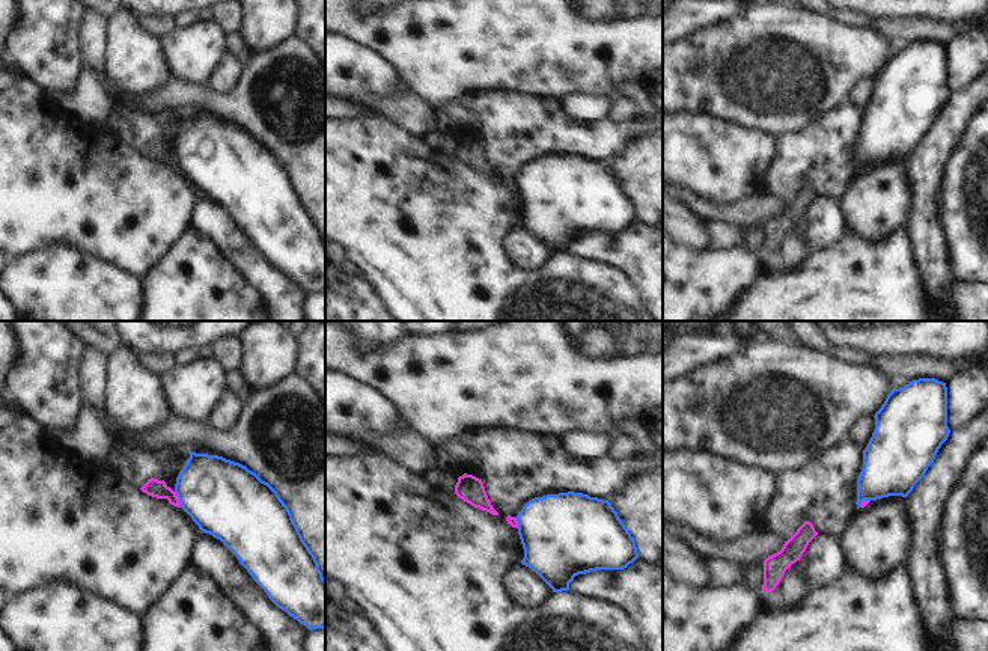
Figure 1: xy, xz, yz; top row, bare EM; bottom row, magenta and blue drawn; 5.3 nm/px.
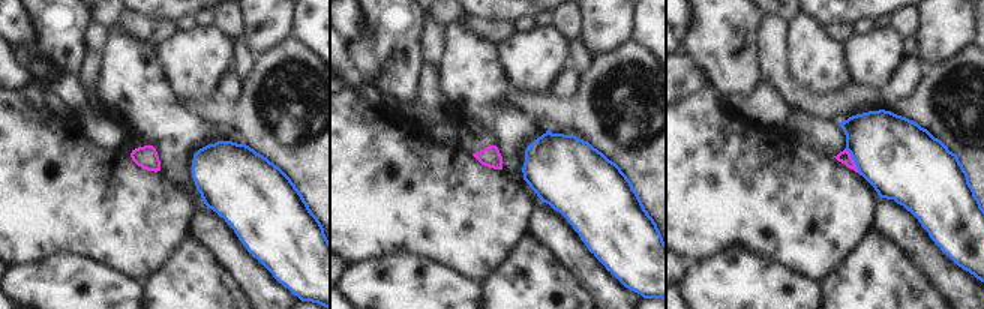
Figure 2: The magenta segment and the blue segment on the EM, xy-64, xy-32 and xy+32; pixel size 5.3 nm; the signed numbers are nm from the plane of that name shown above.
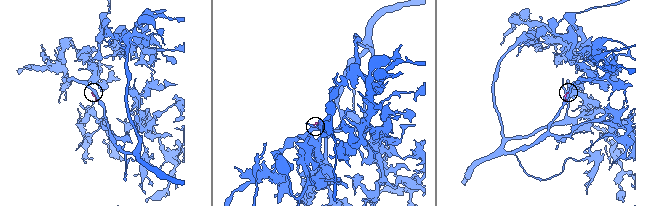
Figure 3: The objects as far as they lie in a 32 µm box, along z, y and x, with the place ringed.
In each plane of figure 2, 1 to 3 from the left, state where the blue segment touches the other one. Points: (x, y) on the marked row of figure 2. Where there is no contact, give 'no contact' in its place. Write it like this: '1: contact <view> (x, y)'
1: no contact
2: no contact
3: contact xy+32 (852, 161)

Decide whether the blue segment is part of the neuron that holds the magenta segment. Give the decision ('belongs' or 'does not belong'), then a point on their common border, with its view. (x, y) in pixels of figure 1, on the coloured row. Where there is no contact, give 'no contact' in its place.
does not belong | xy (178, 499)

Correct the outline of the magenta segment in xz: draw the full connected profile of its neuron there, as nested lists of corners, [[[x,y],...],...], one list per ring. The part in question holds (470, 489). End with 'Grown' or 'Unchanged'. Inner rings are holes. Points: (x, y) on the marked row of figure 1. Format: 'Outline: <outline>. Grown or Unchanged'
Outline: [[[464,473],[458,478],[458,482],[455,485],[455,494],[474,508],[486,511],[492,515],[499,515],[486,496],[482,479],[473,475]]]. Unchanged

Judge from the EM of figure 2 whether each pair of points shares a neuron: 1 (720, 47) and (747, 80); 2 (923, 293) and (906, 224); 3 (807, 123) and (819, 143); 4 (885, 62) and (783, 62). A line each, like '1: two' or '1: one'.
1: one
2: two
3: one
4: two

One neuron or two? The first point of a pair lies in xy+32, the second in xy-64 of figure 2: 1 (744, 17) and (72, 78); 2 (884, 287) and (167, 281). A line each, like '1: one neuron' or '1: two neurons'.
1: one neuron
2: one neuron

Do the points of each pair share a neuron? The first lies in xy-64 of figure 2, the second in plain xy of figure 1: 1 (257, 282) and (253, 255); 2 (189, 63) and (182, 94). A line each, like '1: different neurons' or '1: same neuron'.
1: same neuron
2: different neurons

